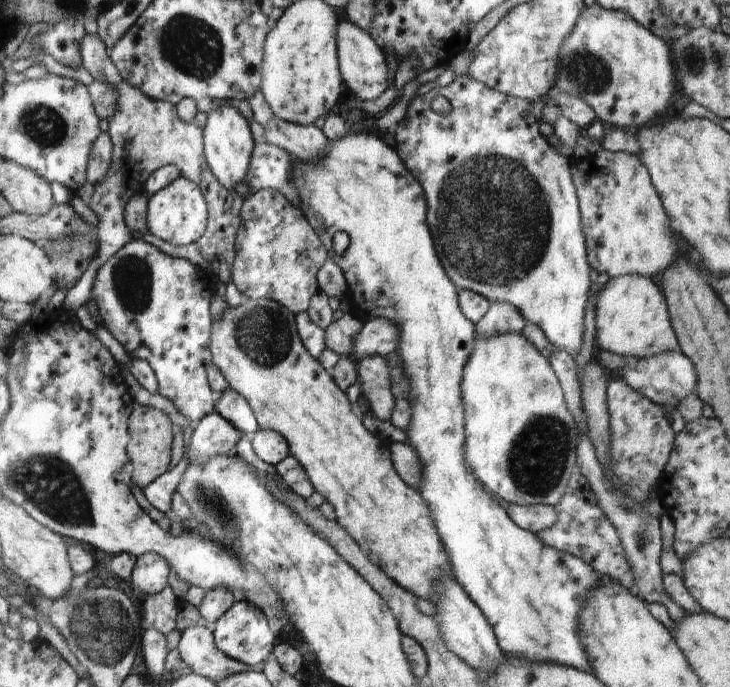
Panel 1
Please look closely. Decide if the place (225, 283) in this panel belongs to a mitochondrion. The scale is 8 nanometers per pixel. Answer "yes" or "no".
no

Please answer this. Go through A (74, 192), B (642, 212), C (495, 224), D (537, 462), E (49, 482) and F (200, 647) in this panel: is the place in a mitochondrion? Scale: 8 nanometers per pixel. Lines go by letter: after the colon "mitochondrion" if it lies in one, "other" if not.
A: other
B: mitochondrion
C: mitochondrion
D: mitochondrion
E: mitochondrion
F: other

